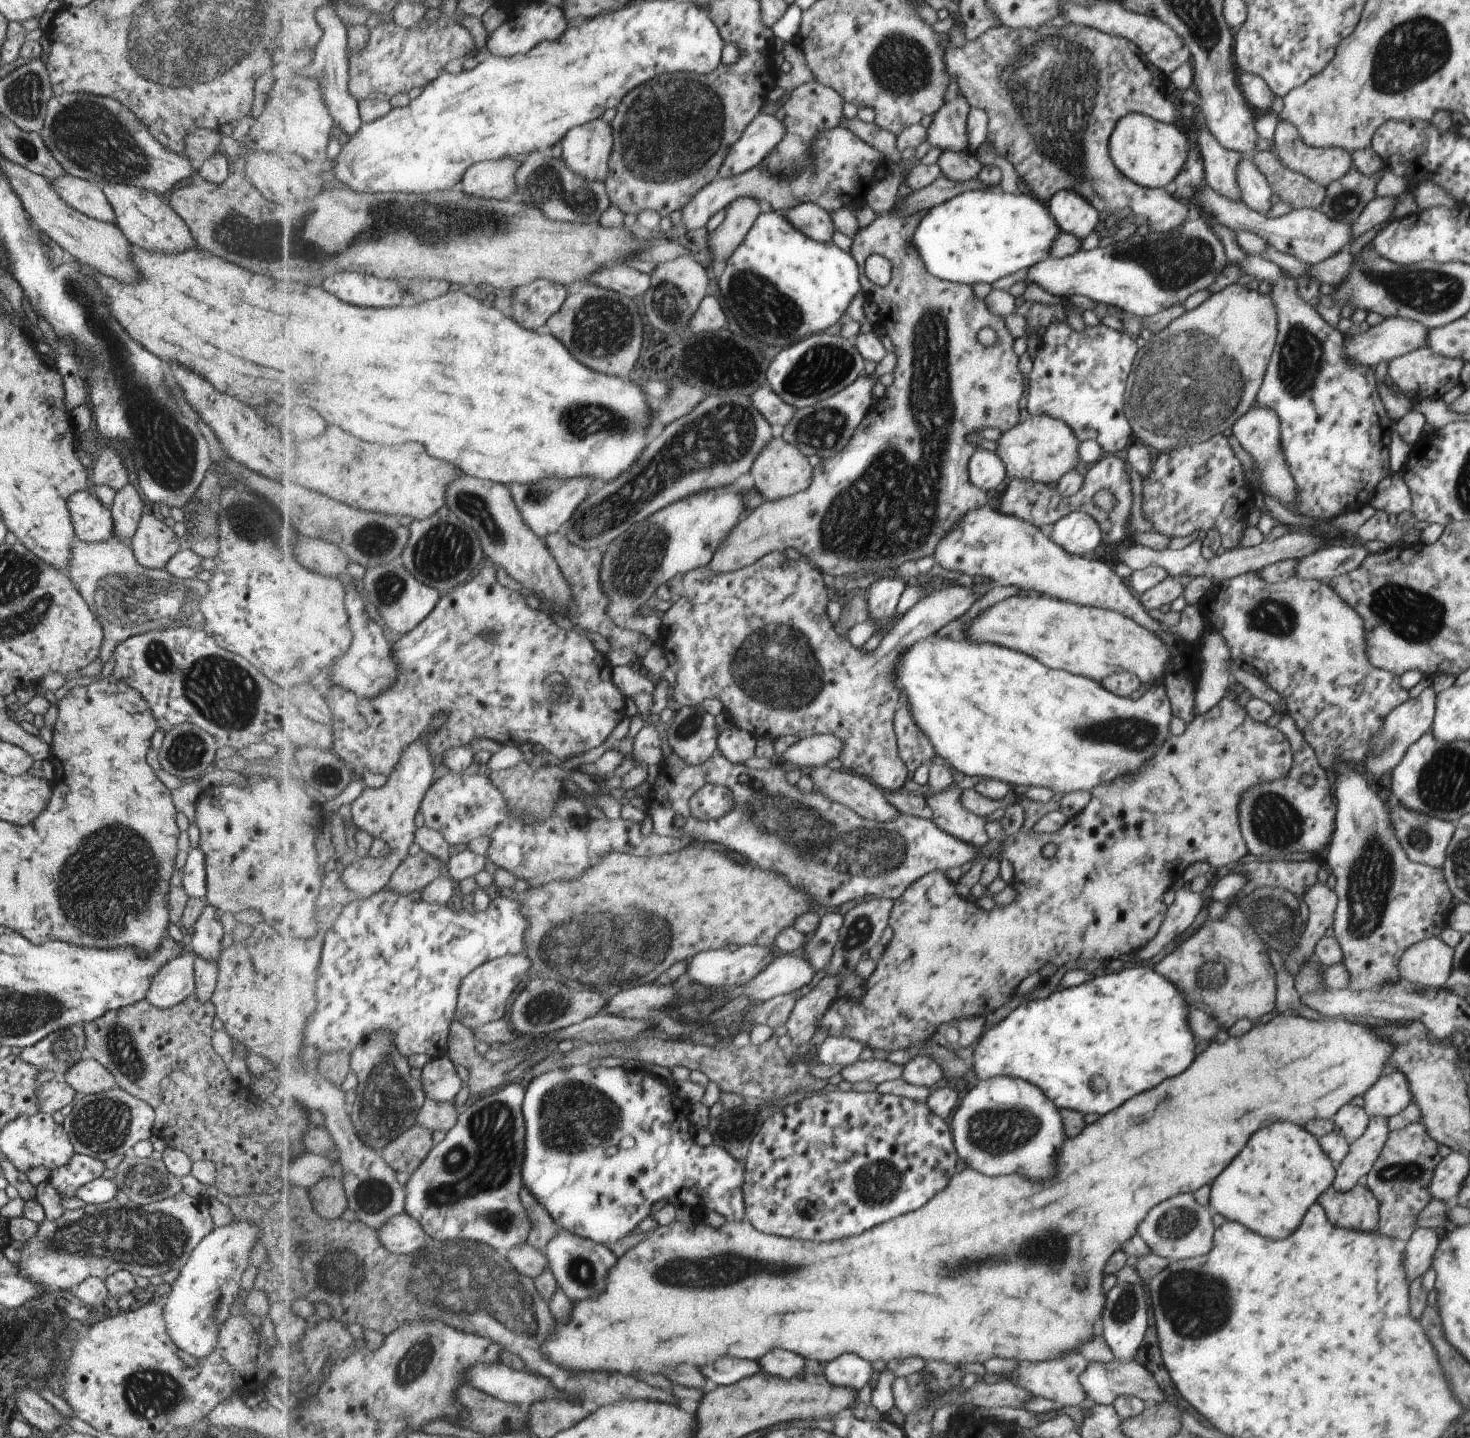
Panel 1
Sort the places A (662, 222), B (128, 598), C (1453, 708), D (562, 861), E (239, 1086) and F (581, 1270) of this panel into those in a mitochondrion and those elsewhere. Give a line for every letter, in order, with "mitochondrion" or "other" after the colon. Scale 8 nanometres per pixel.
A: other
B: mitochondrion
C: other
D: mitochondrion
E: other
F: mitochondrion

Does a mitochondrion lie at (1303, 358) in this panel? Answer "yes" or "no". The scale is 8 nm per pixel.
yes

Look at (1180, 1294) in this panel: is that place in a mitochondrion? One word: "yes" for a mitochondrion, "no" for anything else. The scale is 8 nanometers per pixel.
yes

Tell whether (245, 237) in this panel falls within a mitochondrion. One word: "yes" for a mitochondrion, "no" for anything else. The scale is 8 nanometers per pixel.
yes

